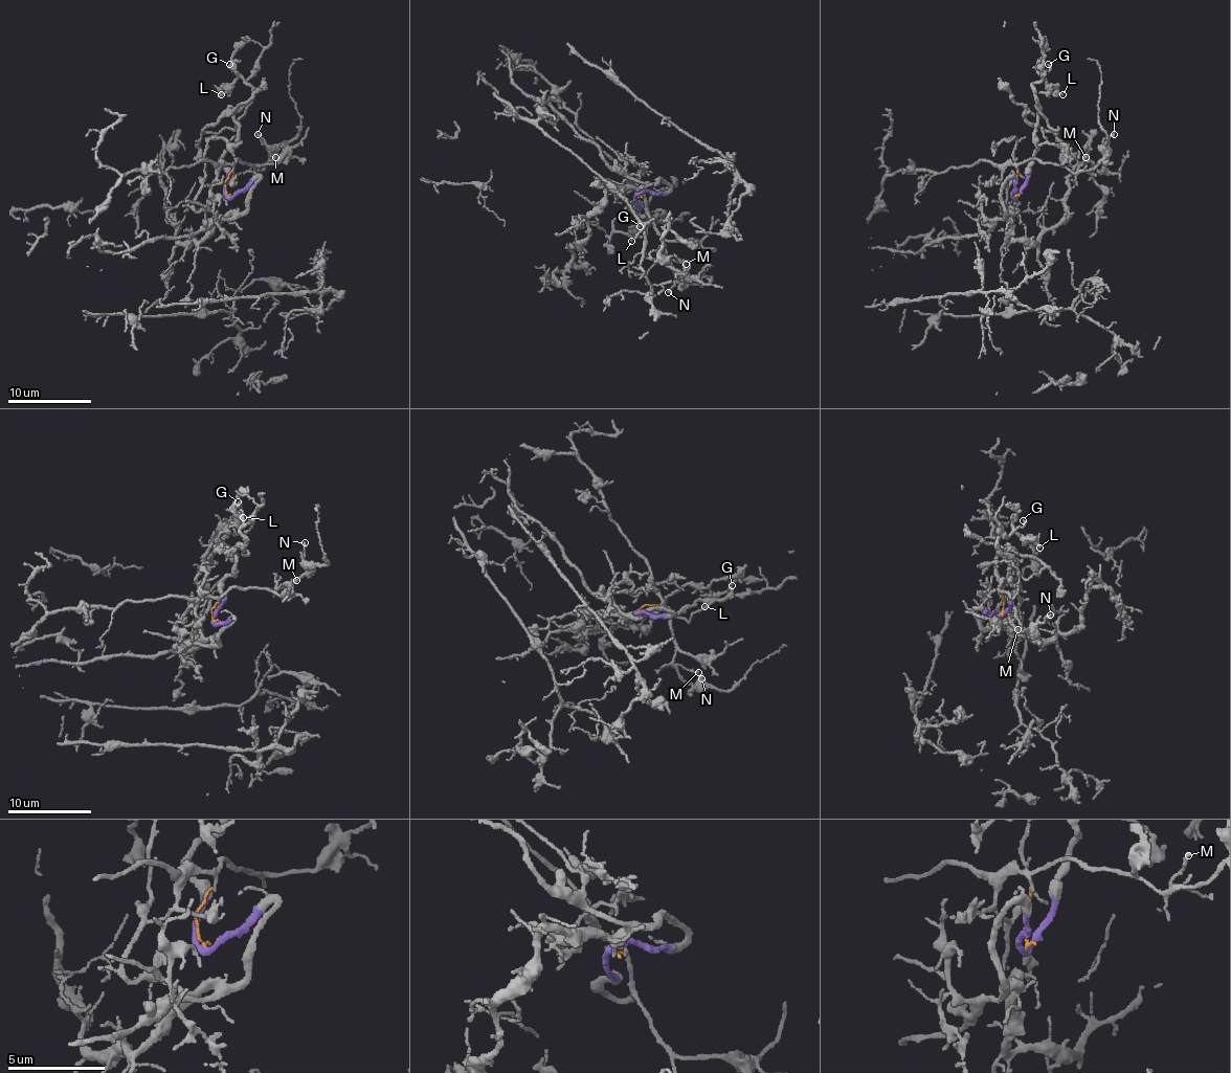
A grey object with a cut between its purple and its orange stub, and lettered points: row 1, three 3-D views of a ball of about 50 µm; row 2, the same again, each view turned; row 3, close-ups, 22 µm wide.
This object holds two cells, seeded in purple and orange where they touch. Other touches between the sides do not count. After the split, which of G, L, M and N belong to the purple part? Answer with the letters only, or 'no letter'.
G, L

